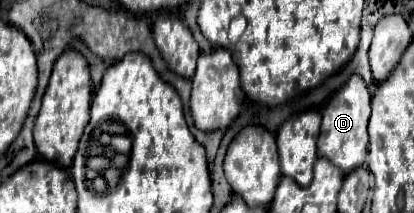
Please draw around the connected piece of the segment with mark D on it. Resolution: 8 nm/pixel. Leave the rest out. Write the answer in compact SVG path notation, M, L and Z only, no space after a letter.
M353 75L325 105L323 123L317 141L317 151L321 157L329 159L335 167L339 167L345 175L365 165L367 157L367 123L371 115L371 95L365 81L359 75Z

